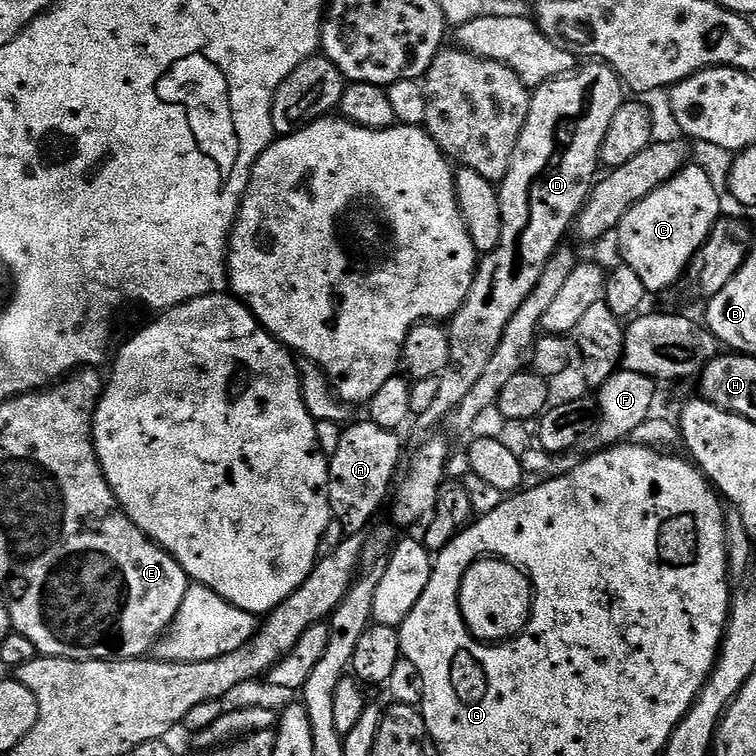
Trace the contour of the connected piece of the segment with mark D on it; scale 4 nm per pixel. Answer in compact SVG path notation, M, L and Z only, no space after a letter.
M588 62L583 66L577 67L566 76L560 76L556 80L551 80L540 85L531 93L532 101L530 102L530 110L526 114L526 122L522 126L522 134L518 138L518 146L514 146L514 154L510 158L510 170L504 175L503 180L499 181L498 191L500 193L500 209L502 210L502 238L498 238L498 246L494 246L494 250L487 253L479 261L476 269L476 277L472 279L470 286L470 294L466 294L466 298L462 302L460 309L456 311L450 323L447 325L448 341L450 342L450 358L448 365L440 371L440 381L438 382L438 398L434 398L434 403L426 409L426 414L415 417L414 424L416 428L423 434L432 434L437 431L436 428L440 423L447 421L452 413L462 402L462 398L466 398L466 393L478 382L478 377L486 374L486 365L490 363L490 357L494 355L494 350L498 350L498 342L502 342L502 330L506 330L506 322L510 322L510 318L514 318L514 314L518 314L518 310L522 306L522 302L526 302L526 298L530 298L530 294L534 290L534 286L538 286L538 278L542 278L546 262L554 255L557 248L561 247L563 238L567 232L573 227L574 221L579 216L580 211L584 209L584 204L588 201L588 194L592 191L592 185L597 179L598 161L600 158L600 147L606 138L606 130L610 130L610 122L614 118L614 114L618 114L618 106L622 106L626 99L626 89L620 82L620 77L611 68L609 64L603 62Z

